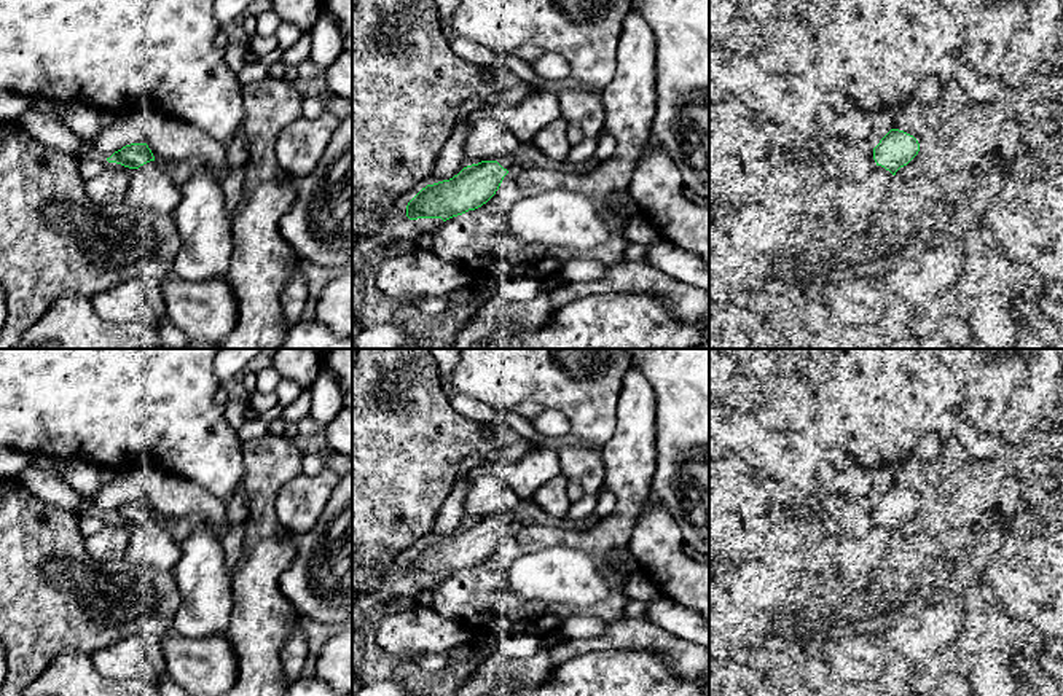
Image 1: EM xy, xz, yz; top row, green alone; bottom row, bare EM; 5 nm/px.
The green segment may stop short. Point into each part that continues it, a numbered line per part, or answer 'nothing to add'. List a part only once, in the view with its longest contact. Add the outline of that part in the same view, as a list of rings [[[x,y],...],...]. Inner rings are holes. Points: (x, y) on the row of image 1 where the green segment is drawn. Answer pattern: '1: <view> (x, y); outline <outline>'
1: xy (152, 188); outline [[[150,161],[134,170],[124,204],[164,215],[172,221],[182,199],[182,190],[172,183],[159,162]]]

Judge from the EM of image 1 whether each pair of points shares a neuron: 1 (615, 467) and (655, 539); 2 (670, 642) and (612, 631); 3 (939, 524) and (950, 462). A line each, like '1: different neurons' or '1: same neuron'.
1: different neurons
2: same neuron
3: same neuron

